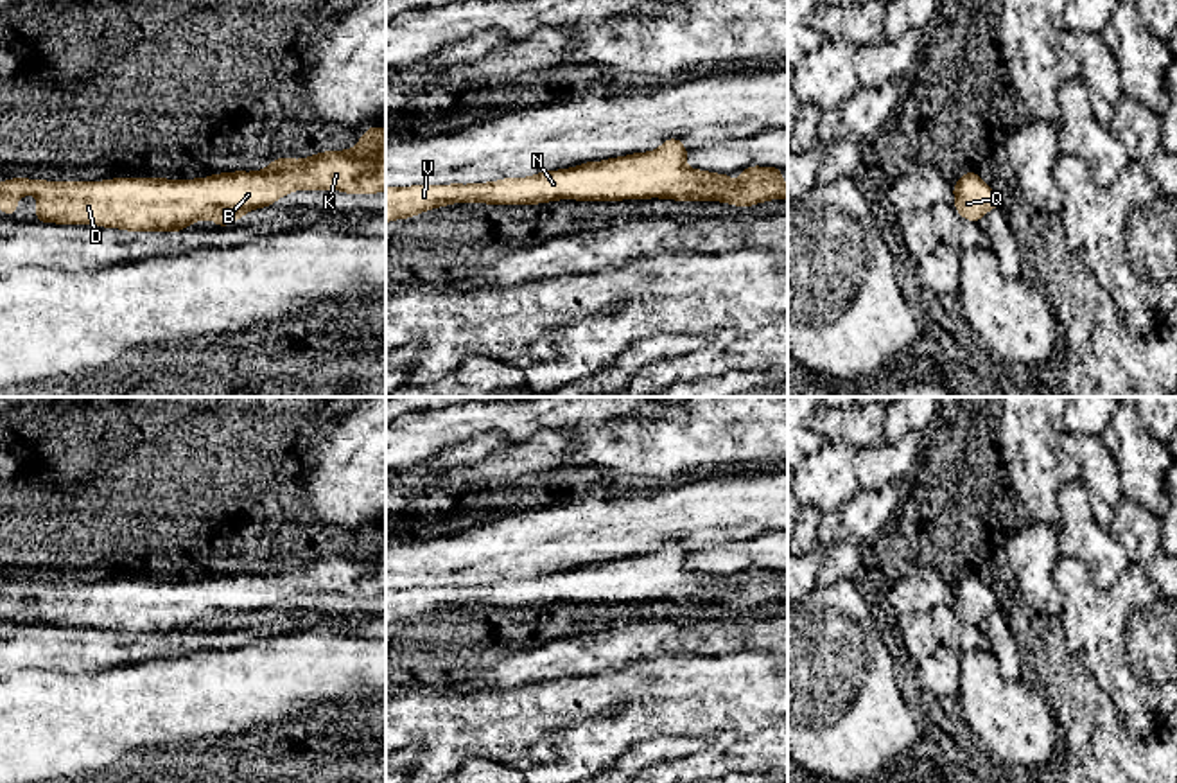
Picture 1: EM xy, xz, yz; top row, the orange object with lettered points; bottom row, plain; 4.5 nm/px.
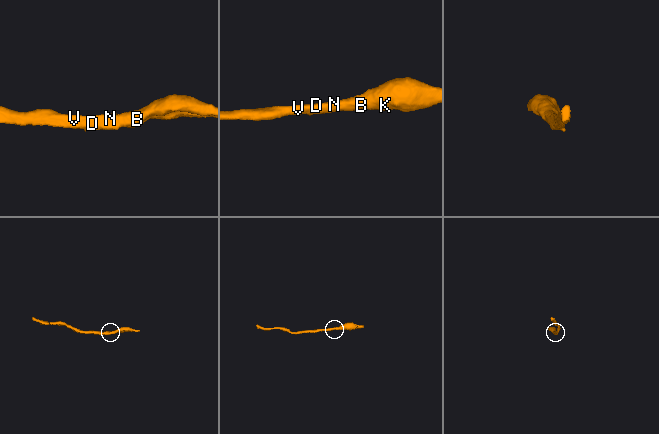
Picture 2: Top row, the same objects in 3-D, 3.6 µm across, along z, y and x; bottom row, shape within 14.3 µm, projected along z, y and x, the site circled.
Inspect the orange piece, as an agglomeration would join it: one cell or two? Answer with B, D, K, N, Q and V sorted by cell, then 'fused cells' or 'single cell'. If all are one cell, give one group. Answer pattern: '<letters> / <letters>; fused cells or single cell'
B D K N Q V; single cell

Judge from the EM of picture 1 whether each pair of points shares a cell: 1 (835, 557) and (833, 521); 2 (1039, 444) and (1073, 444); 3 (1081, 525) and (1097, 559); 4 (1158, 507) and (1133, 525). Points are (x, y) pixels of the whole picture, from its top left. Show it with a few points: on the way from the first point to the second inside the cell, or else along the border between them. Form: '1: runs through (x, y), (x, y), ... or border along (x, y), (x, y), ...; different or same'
1: border along (863, 546), (836, 543), (824, 548); different
2: border along (1061, 435), (1061, 446), (1077, 464), (1081, 480); different
3: runs through (1082, 534), (1097, 550); same
4: border along (1124, 496), (1142, 503), (1158, 518); different

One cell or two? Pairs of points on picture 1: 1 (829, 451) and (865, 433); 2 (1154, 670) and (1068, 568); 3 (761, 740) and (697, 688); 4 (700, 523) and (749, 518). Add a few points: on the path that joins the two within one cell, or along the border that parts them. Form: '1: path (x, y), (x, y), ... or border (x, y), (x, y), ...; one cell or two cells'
1: border (826, 440), (845, 444), (854, 451); two cells
2: path (1129, 645), (1079, 593); one cell
3: path (745, 724), (720, 699), (713, 697); one cell
4: path (713, 518), (736, 518); one cell

